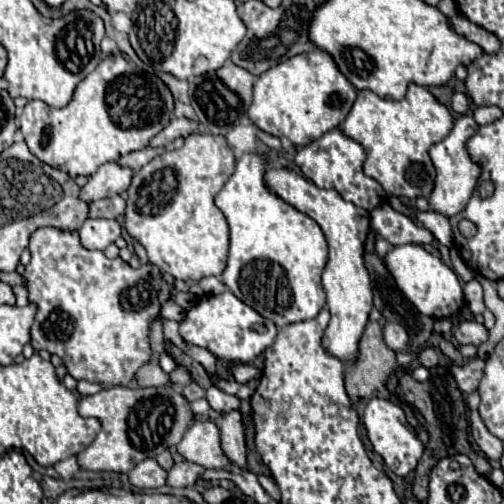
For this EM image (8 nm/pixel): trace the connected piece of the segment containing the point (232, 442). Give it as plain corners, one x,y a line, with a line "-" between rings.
239,411
223,413
217,425
221,431
221,445
223,445
225,455
231,459
233,465
245,467
247,447
245,447
245,427
241,421
241,413

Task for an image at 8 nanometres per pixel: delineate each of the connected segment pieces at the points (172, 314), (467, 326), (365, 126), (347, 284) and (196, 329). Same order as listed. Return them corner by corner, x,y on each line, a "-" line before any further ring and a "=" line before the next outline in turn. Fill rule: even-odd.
169,301
163,309
161,309
161,315
163,315
163,319
171,319
171,321
183,321
183,309
175,303
175,301
=
463,321
455,331
455,339
459,345
481,345
487,341
487,335
489,331
485,329
485,325
477,321
=
409,85
409,91
405,95
405,99
401,101
393,101
393,99
383,99
373,91
359,91
357,99
343,123
343,133
351,139
355,139
357,143
363,145
365,153
367,153
367,161
363,165
363,171
377,179
381,183
381,187
389,193
395,195
399,199
409,197
409,199
417,199
417,197
429,197
431,189
435,185
435,167
431,163
429,157
429,147
439,143
443,137
447,137
447,133
451,133
453,129
453,117
451,111
439,103
425,87
421,85
=
269,169
265,181
273,193
283,201
293,205
297,211
309,215
323,229
329,243
329,261
323,271
323,289
327,293
327,307
331,311
331,321
323,335
323,349
337,357
345,365
353,365
359,351
359,339
369,321
373,309
373,289
369,271
363,263
363,245
369,233
369,213
365,209
347,203
337,191
319,189
315,183
303,179
289,169
=
231,291
223,295
207,295
187,311
187,319
179,325
179,333
187,343
209,349
215,357
231,363
251,363
277,337
277,325
267,321
255,309
239,301

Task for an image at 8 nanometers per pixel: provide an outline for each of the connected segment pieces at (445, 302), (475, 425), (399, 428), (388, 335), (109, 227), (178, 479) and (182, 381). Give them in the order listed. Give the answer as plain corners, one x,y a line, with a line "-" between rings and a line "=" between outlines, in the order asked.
399,245
385,255
385,263
397,283
397,287
405,293
405,297
427,317
451,317
463,305
463,287
459,277
451,267
447,267
439,257
425,251
421,245
=
477,391
471,393
467,397
467,403
469,403
469,409
471,409
471,435
473,439
477,441
477,445
481,447
481,451
489,457
489,459
499,459
503,455
503,441
499,441
495,435
491,435
485,427
485,423
481,421
479,413
477,413
=
371,399
365,407
363,413
363,423
367,429
367,437
373,445
373,449
383,457
385,467
389,471
393,471
399,477
409,475
411,471
415,471
421,455
423,455
423,443
419,441
419,437
409,429
405,413
399,405
387,401
387,399
=
387,323
385,329
383,329
383,339
385,343
393,349
393,351
403,351
407,349
407,341
409,341
409,335
407,331
399,325
399,323
=
87,219
79,235
85,249
105,249
121,235
121,225
115,219
=
191,461
177,463
169,471
167,485
171,485
171,487
193,487
199,481
199,477
203,475
203,471
205,471
205,467
191,463
=
177,365
177,369
175,369
169,377
171,377
171,381
173,381
173,383
179,383
179,385
189,385
189,383
193,381
191,373
189,373
183,365

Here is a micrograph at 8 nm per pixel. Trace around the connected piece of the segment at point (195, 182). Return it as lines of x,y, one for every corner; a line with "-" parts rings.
193,133
185,139
181,149
163,153
149,161
141,171
135,173
133,183
127,191
125,227
131,237
137,237
145,247
151,263
161,267
163,273
183,281
199,281
201,277
221,275
227,265
227,219
215,205
215,195
221,191
225,181
235,171
235,157
223,135
201,135

